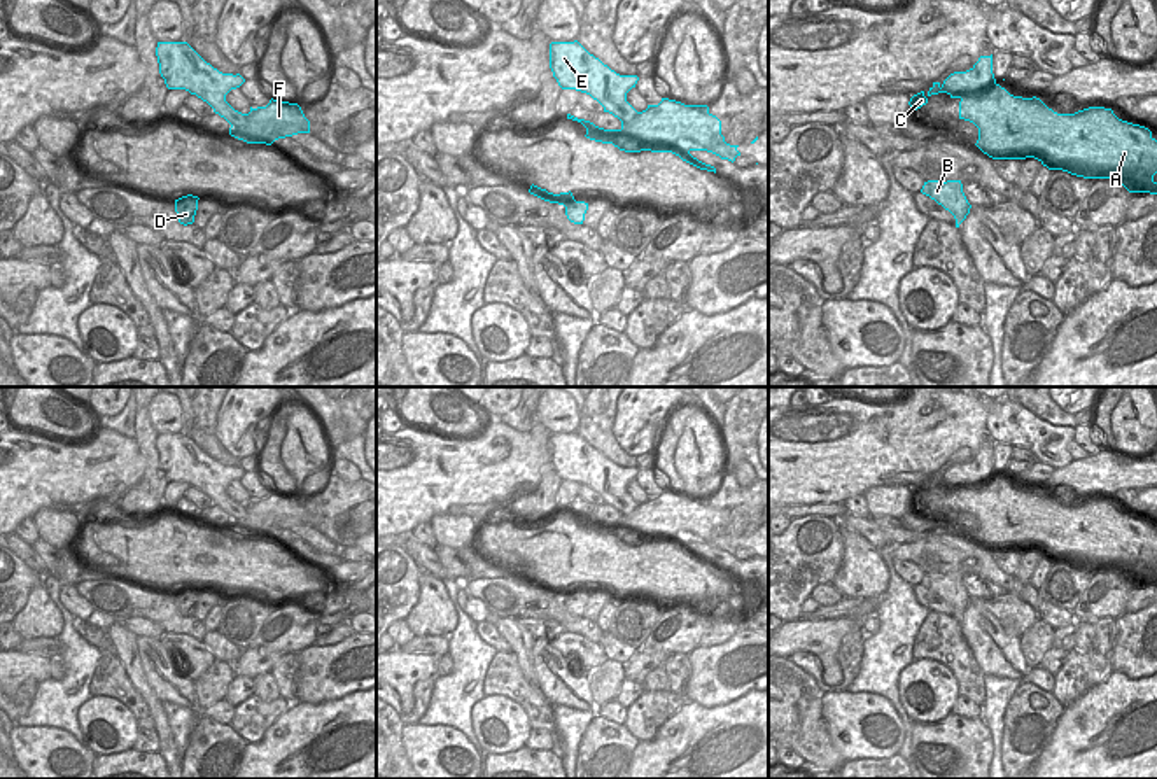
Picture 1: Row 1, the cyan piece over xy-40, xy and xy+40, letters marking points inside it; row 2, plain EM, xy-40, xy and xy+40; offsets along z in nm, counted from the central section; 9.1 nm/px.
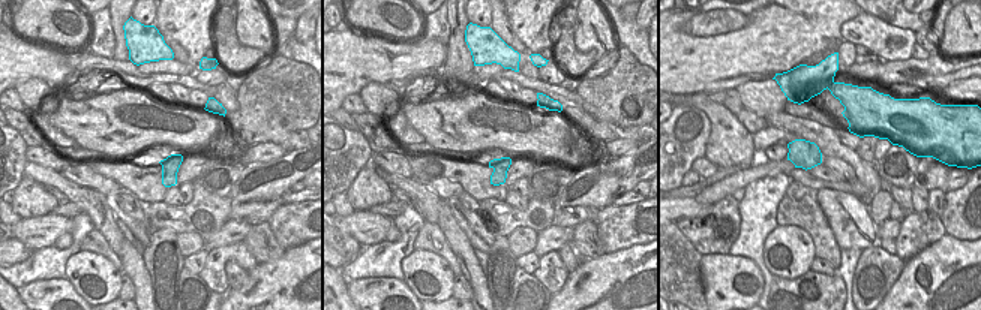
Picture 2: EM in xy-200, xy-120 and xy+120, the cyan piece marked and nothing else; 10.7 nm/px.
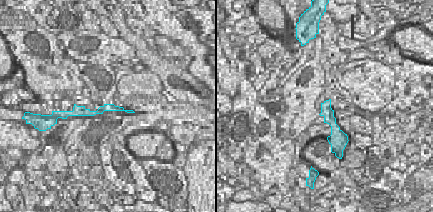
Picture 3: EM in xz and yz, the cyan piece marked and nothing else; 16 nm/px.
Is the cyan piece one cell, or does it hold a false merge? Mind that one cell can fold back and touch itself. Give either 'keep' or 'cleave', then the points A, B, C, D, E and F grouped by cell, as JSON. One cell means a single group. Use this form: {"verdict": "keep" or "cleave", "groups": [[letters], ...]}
{"verdict": "cleave", "groups": [["A", "F"], ["B", "C", "D", "E"]]}

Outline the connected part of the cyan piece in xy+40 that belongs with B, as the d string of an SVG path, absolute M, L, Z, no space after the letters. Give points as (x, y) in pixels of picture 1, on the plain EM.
M928 572L924 574L921 585L935 592L945 602L949 602L956 611L956 620L959 620L959 616L970 606L971 597L963 585L961 572Z

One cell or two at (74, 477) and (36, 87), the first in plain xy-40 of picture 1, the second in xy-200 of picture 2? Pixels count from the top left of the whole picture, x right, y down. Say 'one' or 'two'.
two

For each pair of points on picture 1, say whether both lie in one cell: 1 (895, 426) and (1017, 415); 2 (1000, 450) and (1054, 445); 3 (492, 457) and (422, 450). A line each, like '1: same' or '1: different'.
1: different
2: different
3: same

